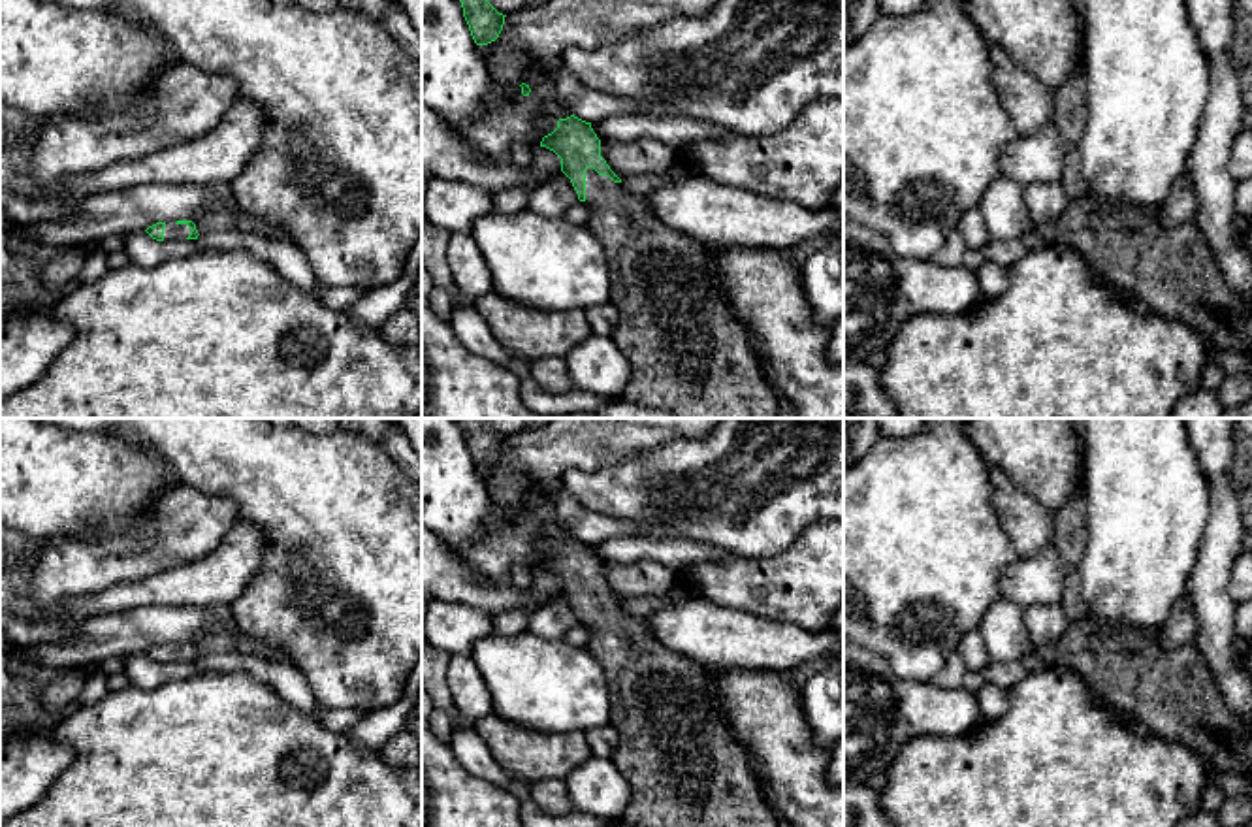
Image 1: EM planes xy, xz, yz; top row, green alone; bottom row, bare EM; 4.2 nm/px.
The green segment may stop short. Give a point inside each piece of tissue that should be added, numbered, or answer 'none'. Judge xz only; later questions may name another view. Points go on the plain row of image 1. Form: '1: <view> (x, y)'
1: xz (684, 765)

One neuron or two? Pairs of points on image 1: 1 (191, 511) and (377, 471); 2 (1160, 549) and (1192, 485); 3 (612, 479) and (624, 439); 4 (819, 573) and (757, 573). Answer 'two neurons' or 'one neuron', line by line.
1: two neurons
2: one neuron
3: two neurons
4: one neuron

